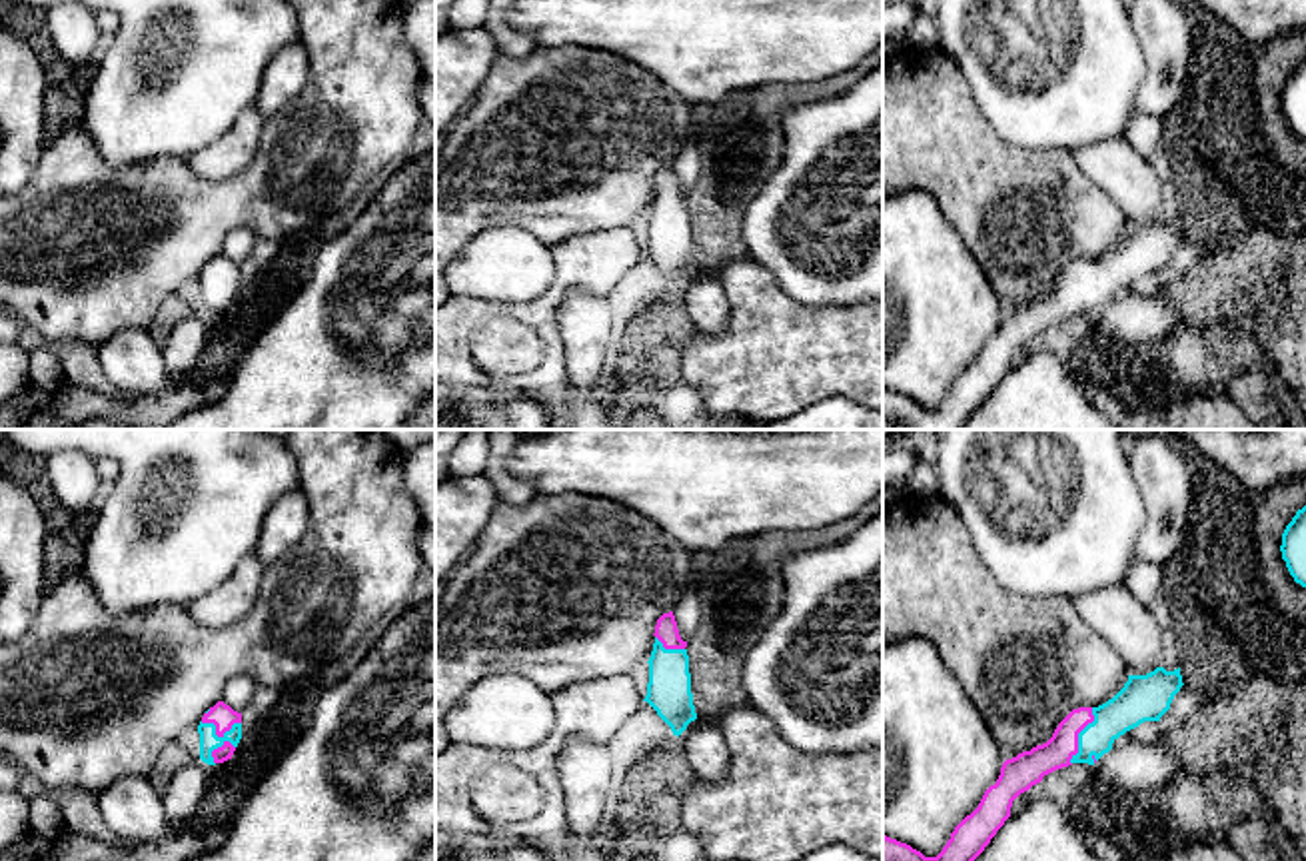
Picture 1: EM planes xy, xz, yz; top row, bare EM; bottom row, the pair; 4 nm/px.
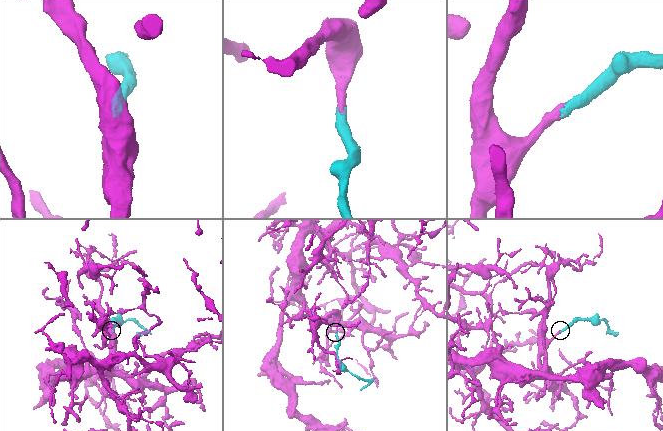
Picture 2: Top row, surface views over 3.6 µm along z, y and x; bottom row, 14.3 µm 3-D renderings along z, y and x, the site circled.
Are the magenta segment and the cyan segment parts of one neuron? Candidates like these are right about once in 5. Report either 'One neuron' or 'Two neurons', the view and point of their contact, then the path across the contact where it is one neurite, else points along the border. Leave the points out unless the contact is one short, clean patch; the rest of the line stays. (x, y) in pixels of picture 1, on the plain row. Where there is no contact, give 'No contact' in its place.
One neuron. Touches magenta at xy (224, 294). Path across: xy (222, 268), (224, 294), (208, 292)

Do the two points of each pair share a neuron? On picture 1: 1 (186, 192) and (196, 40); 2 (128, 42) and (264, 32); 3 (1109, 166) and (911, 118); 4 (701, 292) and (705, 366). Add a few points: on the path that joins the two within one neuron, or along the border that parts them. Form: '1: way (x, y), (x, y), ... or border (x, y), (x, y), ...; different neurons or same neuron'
1: border (180, 160), (146, 158), (134, 164); different neurons
2: way (162, 42), (188, 42), (198, 32), (230, 32); same neuron
3: border (1069, 150), (1077, 166), (1107, 192); different neurons
4: border (721, 286), (727, 298), (727, 326), (713, 336); different neurons

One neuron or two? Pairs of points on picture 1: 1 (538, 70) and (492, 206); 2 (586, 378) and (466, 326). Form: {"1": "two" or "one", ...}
{"1": "one", "2": "two"}

